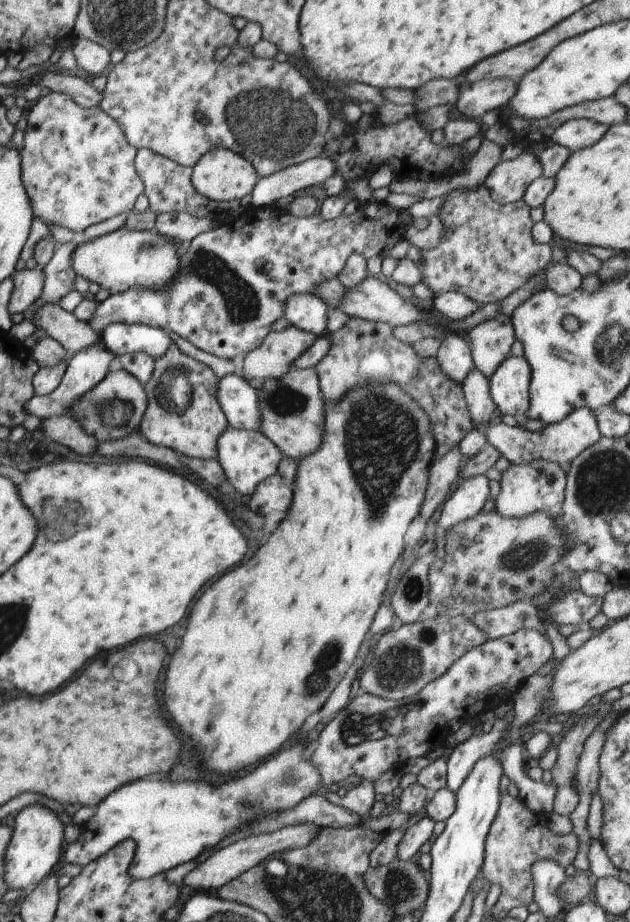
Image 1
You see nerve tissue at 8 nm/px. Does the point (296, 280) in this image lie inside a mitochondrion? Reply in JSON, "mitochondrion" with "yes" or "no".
{"mitochondrion":"no"}

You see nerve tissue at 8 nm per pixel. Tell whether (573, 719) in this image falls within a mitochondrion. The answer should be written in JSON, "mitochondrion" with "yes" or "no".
{"mitochondrion":"no"}

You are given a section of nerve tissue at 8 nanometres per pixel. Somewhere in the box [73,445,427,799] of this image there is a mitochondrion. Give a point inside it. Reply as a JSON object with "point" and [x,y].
{"point":[317,680]}

